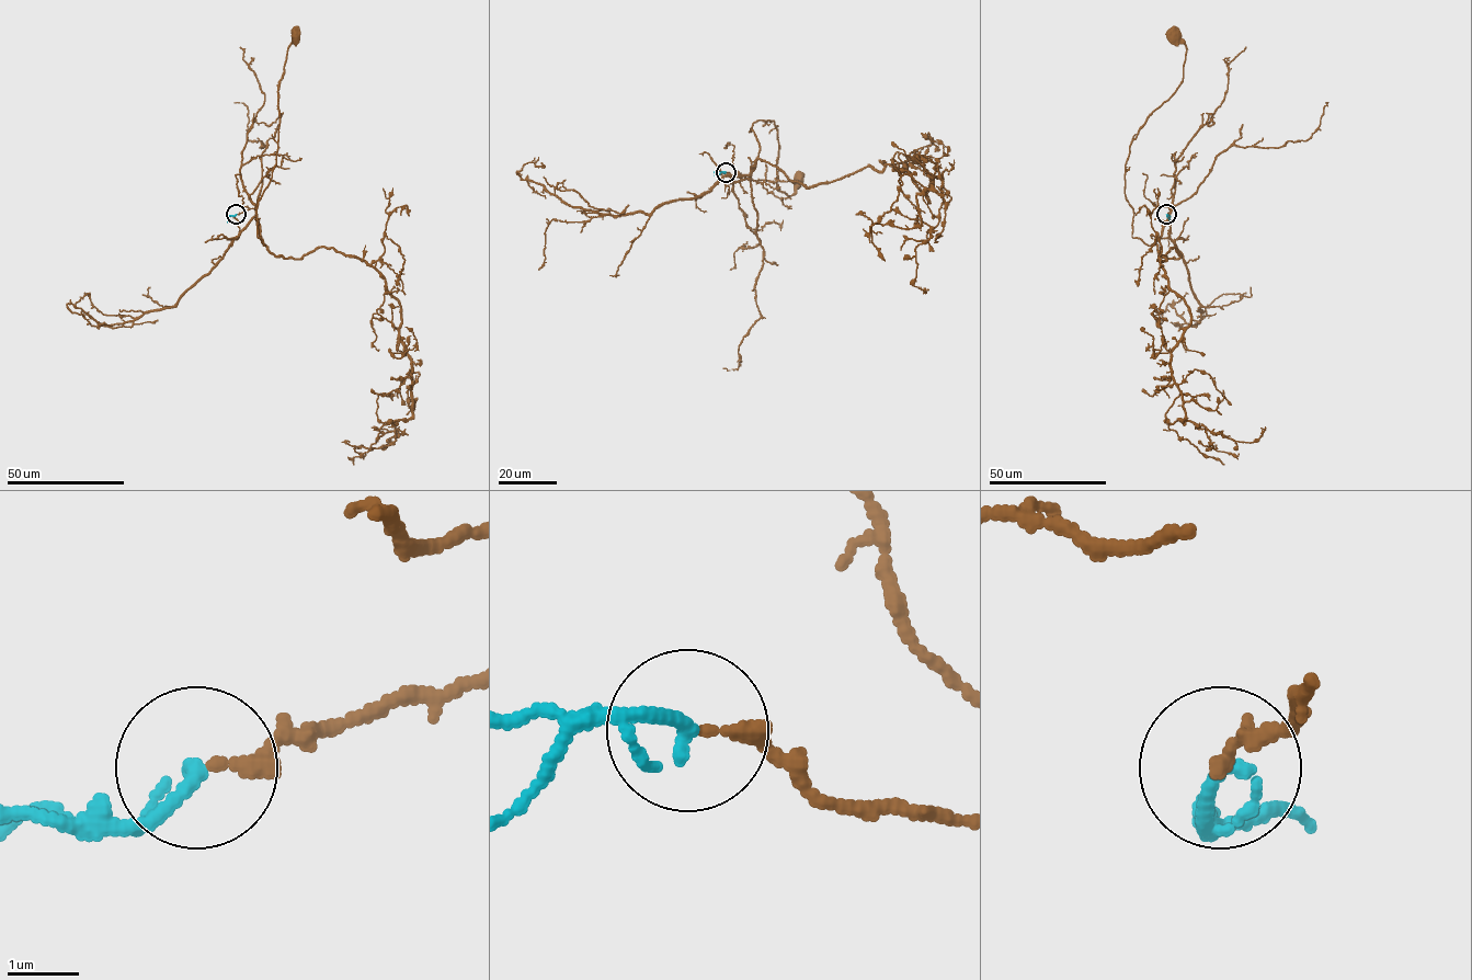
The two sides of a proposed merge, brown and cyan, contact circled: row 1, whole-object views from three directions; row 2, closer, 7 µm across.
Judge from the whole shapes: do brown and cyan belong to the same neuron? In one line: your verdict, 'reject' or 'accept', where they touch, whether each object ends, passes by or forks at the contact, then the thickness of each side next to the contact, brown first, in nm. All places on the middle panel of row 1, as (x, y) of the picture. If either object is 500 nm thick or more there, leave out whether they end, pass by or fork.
accept; at (726, 172); brown ends there; cyan ends there; 200 nm thick on the brown side, 220 nm on the other

